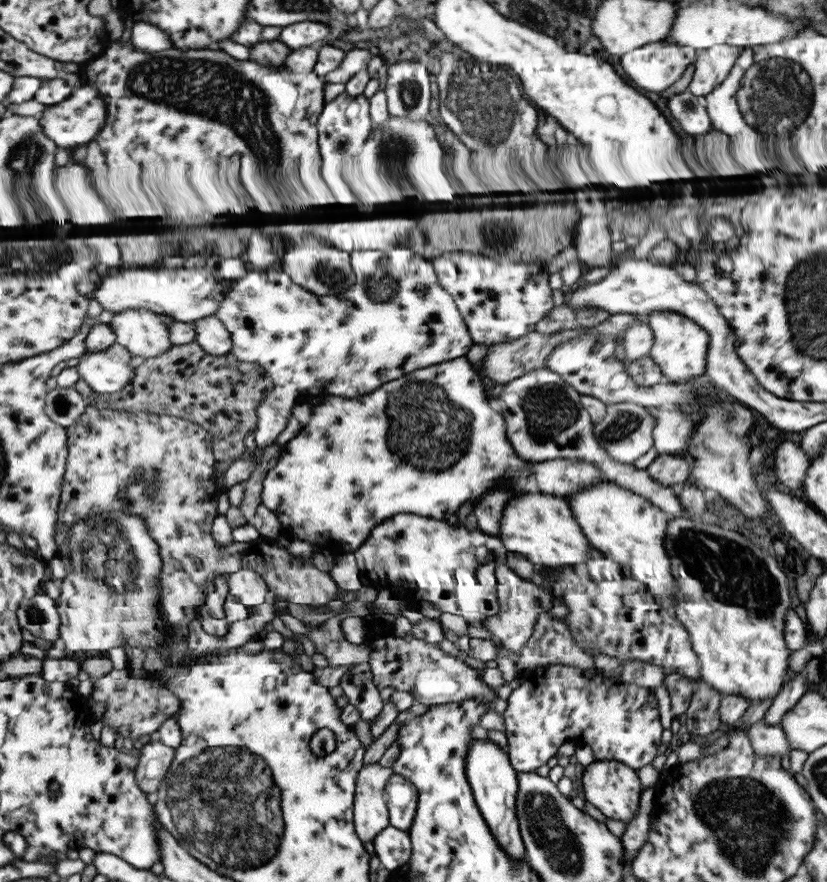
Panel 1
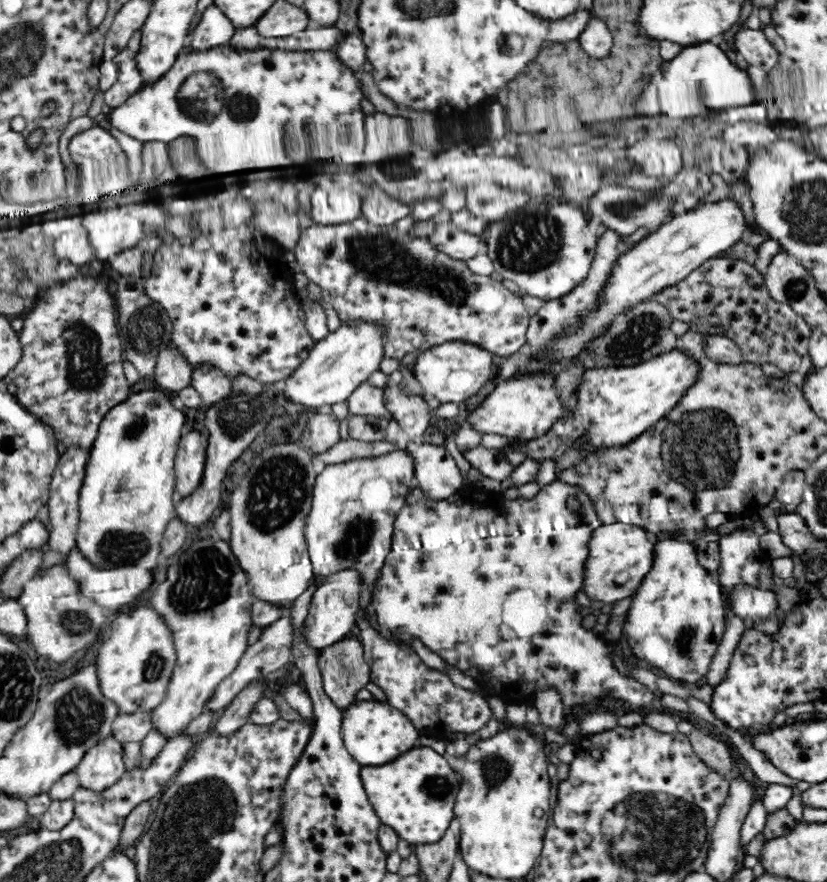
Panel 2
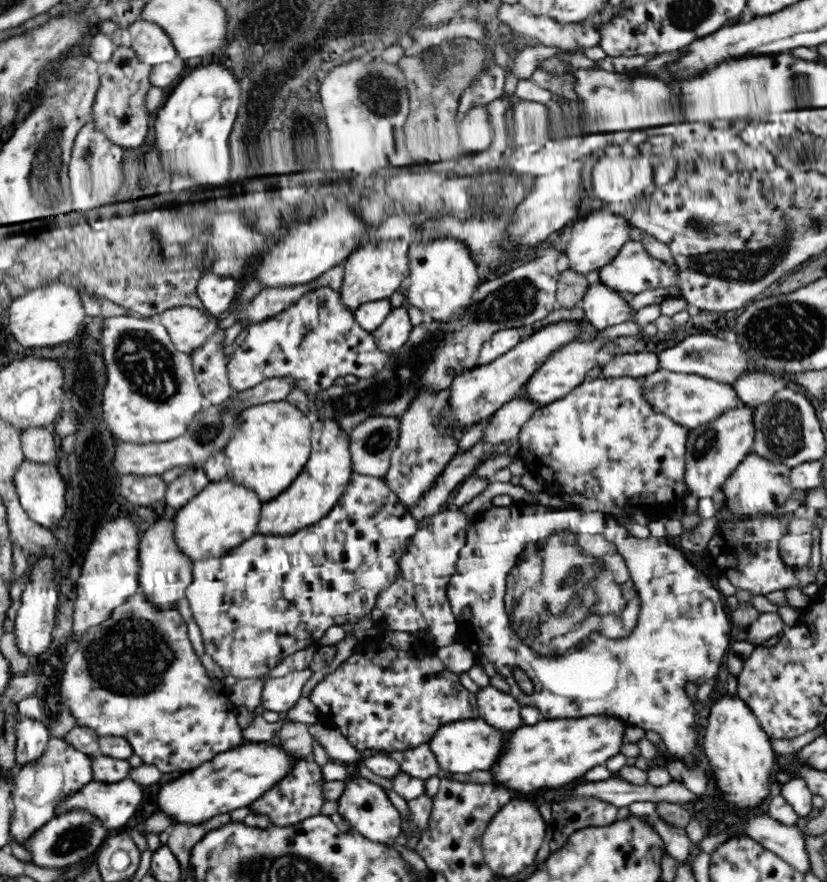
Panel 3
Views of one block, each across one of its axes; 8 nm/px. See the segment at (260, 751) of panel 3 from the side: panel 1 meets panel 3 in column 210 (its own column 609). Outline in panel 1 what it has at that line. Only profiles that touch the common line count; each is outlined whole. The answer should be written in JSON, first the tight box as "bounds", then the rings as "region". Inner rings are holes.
{"bounds":[581,760,642,824],"region":[[[597,760],[584,767],[581,776],[581,788],[583,789],[583,800],[592,804],[607,819],[623,821],[625,824],[635,816],[639,795],[642,788],[635,771],[627,766],[616,762],[616,760]]]}

